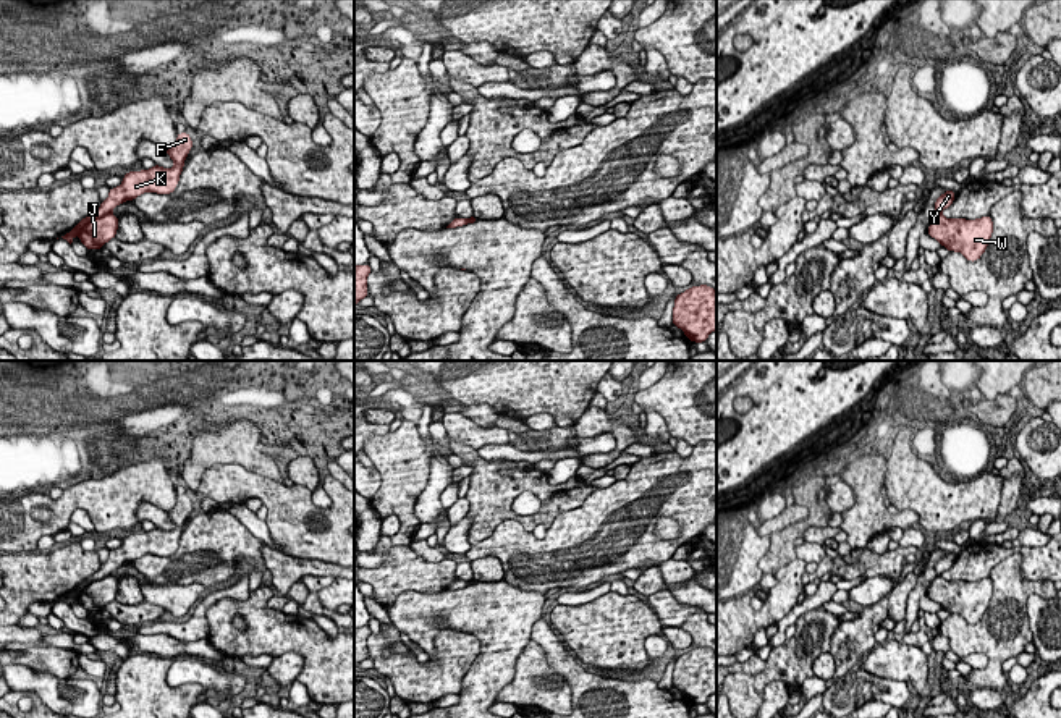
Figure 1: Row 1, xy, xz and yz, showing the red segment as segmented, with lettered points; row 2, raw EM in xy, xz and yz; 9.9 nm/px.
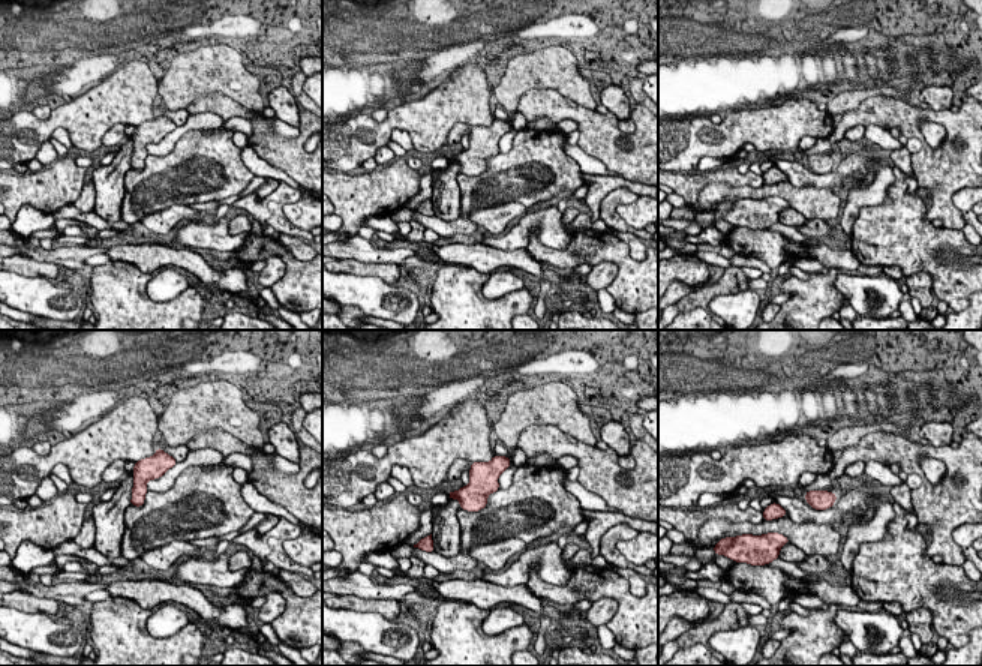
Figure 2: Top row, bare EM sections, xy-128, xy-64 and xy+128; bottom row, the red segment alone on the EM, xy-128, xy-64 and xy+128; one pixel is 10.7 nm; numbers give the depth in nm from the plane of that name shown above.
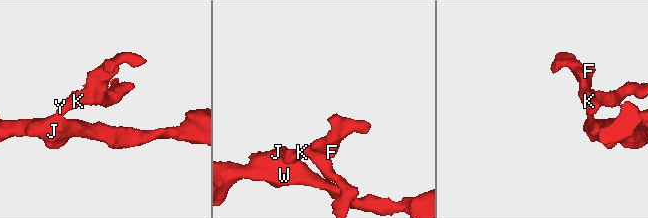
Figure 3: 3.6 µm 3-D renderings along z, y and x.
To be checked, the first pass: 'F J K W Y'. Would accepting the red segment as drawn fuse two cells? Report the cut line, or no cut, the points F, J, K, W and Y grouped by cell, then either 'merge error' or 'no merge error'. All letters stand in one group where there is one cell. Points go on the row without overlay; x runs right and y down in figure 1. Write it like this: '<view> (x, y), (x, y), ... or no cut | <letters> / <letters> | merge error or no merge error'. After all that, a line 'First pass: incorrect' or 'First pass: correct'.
xy (109, 574), (91, 581), (78, 594) | F K Y / J W | merge error
First pass: incorrect

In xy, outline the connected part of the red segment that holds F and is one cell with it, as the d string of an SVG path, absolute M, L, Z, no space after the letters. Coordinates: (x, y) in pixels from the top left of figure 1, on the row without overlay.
M178 495L176 505L170 511L165 511L170 521L175 524L173 530L163 530L155 526L149 532L128 534L123 538L120 548L110 550L108 560L100 566L100 569L86 581L82 581L71 593L68 593L61 600L71 606L73 600L91 582L110 576L116 568L126 563L134 563L137 558L147 553L155 556L171 556L178 548L180 537L184 530L184 522L191 511L192 511L191 498L188 495Z

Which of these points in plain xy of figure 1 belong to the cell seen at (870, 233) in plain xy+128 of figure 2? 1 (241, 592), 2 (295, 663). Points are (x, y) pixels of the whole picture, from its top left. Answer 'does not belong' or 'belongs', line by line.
1: does not belong
2: does not belong

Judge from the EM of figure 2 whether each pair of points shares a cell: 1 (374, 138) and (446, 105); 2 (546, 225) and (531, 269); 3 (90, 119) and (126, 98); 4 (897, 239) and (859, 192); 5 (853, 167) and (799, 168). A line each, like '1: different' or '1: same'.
1: same
2: different
3: same
4: different
5: same

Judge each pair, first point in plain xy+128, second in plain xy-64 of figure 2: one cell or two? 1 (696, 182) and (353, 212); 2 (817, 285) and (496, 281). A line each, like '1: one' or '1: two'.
1: one
2: two

